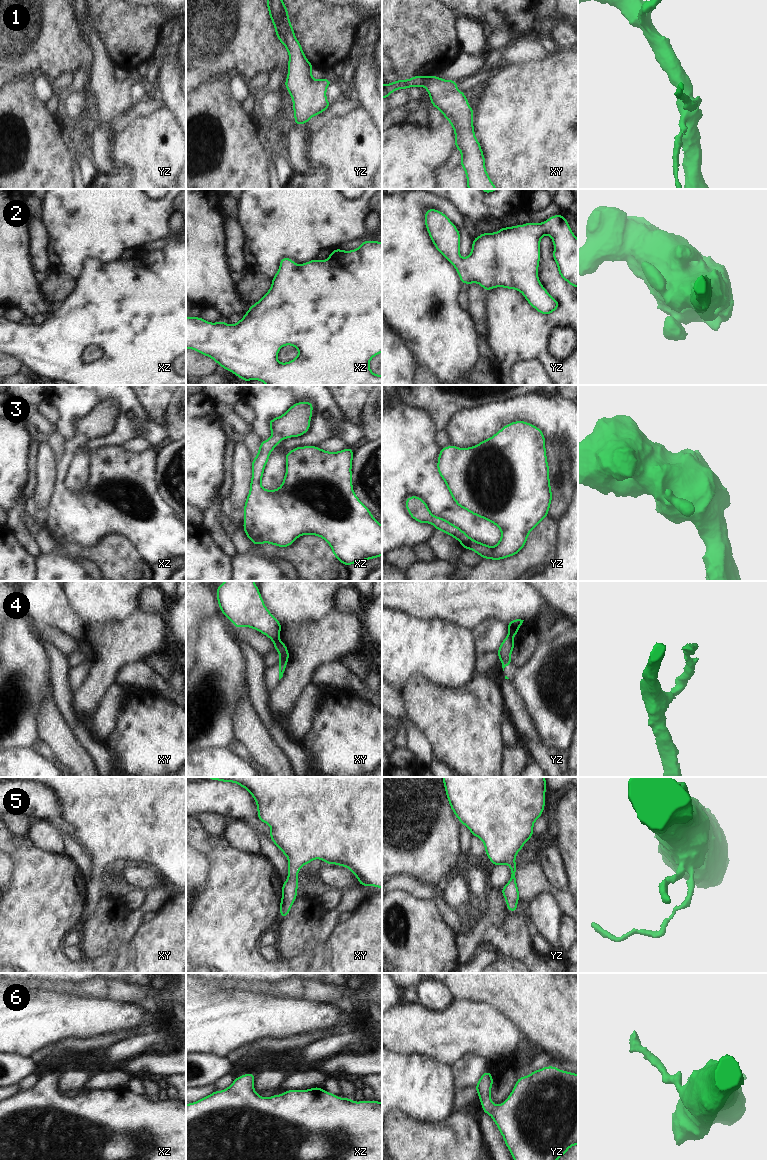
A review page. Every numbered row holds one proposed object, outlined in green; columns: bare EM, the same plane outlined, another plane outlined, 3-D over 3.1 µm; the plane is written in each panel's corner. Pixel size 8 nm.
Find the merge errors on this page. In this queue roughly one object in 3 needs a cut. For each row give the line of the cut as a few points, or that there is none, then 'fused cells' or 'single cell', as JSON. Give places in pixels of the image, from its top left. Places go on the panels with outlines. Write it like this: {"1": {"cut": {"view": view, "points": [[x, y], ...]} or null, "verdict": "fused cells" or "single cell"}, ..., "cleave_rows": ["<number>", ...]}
{"1": {"cut": null, "verdict": "single cell"}, "2": {"cut": null, "verdict": "single cell"}, "3": {"cut": null, "verdict": "single cell"}, "4": {"cut": {"view": "xy", "points": [[278, 636], [273, 641]]}, "verdict": "fused cells"}, "5": {"cut": null, "verdict": "single cell"}, "6": {"cut": null, "verdict": "single cell"}, "cleave_rows": ["4"]}

